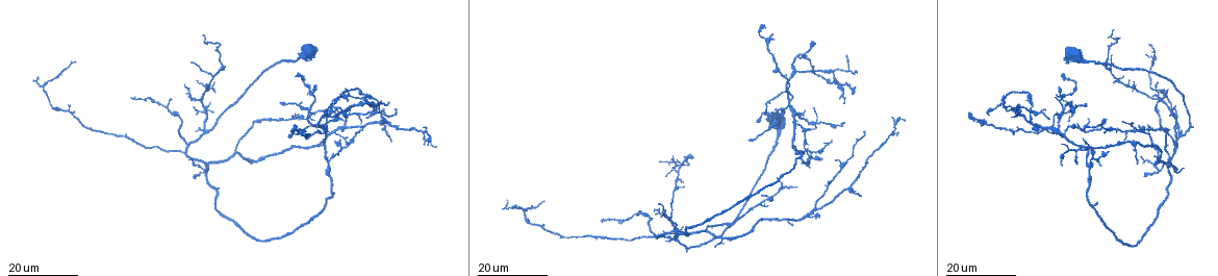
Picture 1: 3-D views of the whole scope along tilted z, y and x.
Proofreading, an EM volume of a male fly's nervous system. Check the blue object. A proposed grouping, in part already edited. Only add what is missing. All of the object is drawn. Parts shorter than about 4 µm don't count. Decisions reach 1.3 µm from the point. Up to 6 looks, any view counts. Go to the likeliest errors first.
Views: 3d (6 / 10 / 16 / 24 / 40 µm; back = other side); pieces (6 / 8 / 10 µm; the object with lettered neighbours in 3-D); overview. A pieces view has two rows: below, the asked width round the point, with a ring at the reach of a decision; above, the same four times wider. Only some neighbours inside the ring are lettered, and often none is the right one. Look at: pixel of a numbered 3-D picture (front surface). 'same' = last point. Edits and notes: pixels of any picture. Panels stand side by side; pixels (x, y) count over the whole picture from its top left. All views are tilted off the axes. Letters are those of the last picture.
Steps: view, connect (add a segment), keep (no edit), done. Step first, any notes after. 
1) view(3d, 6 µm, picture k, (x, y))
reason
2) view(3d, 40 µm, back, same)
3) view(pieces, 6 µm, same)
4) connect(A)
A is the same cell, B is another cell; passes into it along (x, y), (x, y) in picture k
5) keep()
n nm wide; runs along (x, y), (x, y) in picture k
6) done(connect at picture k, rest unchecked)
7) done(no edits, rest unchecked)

view(3d, 16 µm, picture 1, (545, 203))

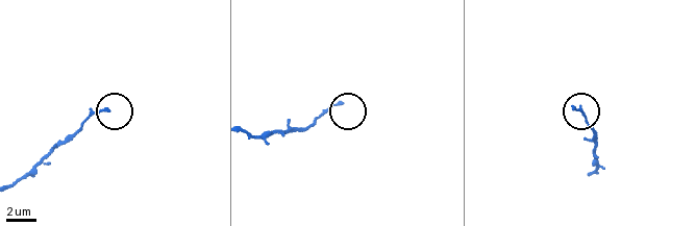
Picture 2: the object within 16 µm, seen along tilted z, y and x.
view(pieces, 6 µm, picture 2, (341, 102))

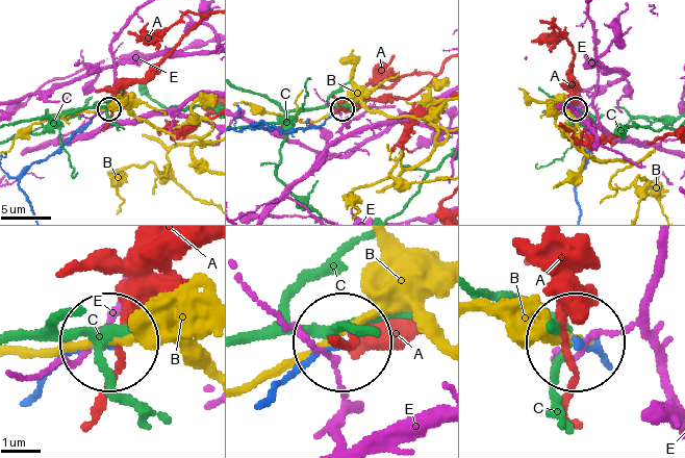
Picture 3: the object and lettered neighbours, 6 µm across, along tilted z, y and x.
keep()
A, B, C and E are other cells; runs along (43, 383), (82, 348), (109, 339) in picture 3; no lettered segment goes on from it

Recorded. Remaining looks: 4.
view(3d, 24 µm, picture 1, (132, 98))
long arm stops here

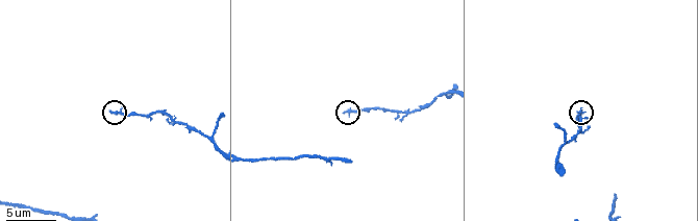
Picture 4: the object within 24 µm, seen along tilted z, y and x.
view(pieces, 8 µm, picture 4, (111, 113))
see the neighbours

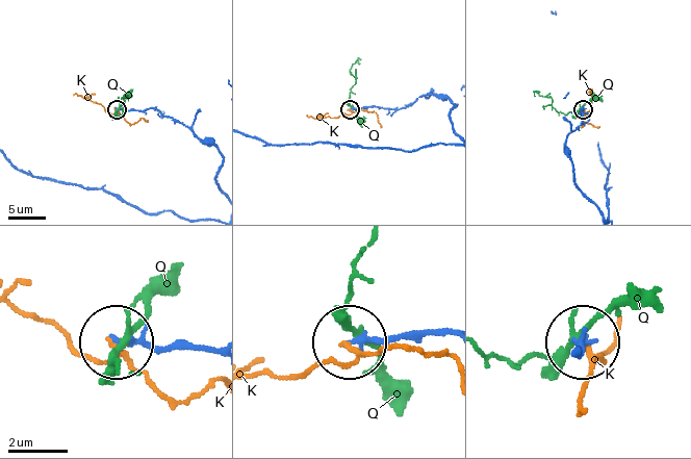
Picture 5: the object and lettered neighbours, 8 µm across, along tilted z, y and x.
keep()
K and Q are other cells; runs along (215, 350), (121, 340) in picture 5; none of them fits

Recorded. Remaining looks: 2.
view(3d, 24 µm, picture 1, (396, 109))
end of a long branch

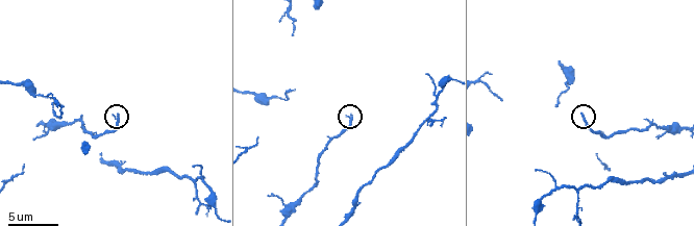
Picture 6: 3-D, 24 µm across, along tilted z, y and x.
view(pieces, 6 µm, picture 6, (346, 114))

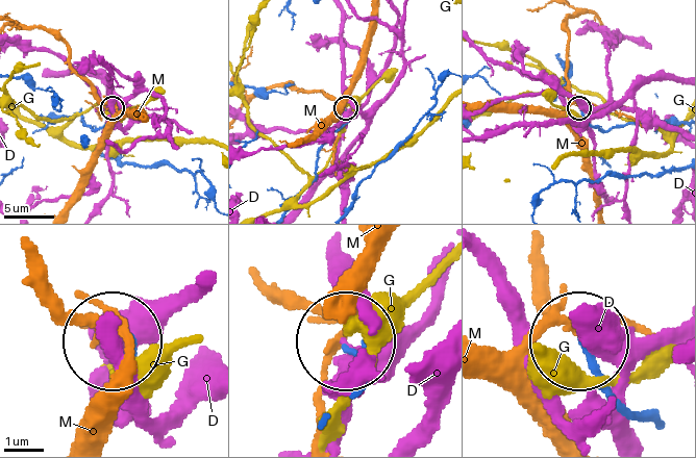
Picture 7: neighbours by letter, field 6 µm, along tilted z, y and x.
keep()
D, G and M are other cells; no lettered segment goes on from it

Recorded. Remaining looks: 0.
done(no edits, rest unchecked)

